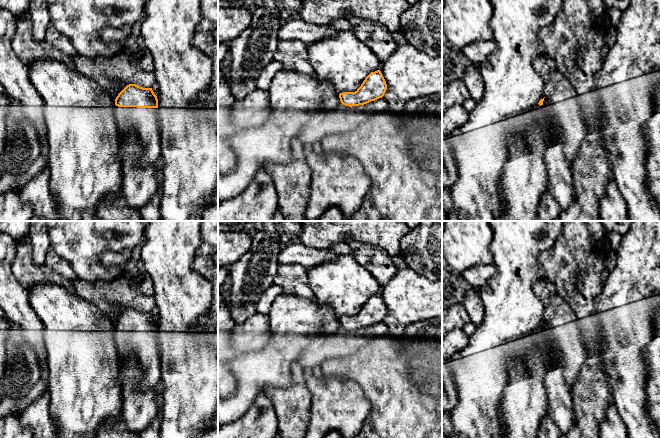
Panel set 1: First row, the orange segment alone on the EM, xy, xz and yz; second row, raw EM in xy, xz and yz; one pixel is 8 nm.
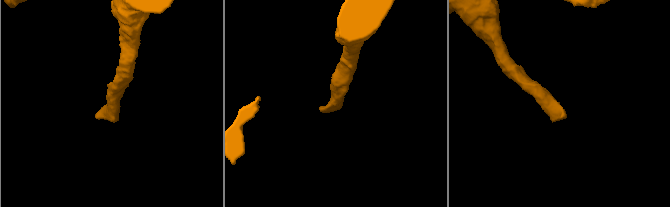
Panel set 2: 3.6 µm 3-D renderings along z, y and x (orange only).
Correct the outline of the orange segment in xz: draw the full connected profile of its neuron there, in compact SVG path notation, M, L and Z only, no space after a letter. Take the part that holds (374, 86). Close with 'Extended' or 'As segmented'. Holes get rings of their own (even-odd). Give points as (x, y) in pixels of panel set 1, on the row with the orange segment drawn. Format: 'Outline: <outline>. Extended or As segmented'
Outline: M380 70L371 72L355 92L339 94L340 101L345 106L359 106L382 98L387 90L386 81Z. As segmented

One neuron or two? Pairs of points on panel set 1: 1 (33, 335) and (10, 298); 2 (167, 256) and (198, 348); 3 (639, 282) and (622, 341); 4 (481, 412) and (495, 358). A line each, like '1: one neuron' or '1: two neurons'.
1: one neuron
2: one neuron
3: one neuron
4: one neuron

